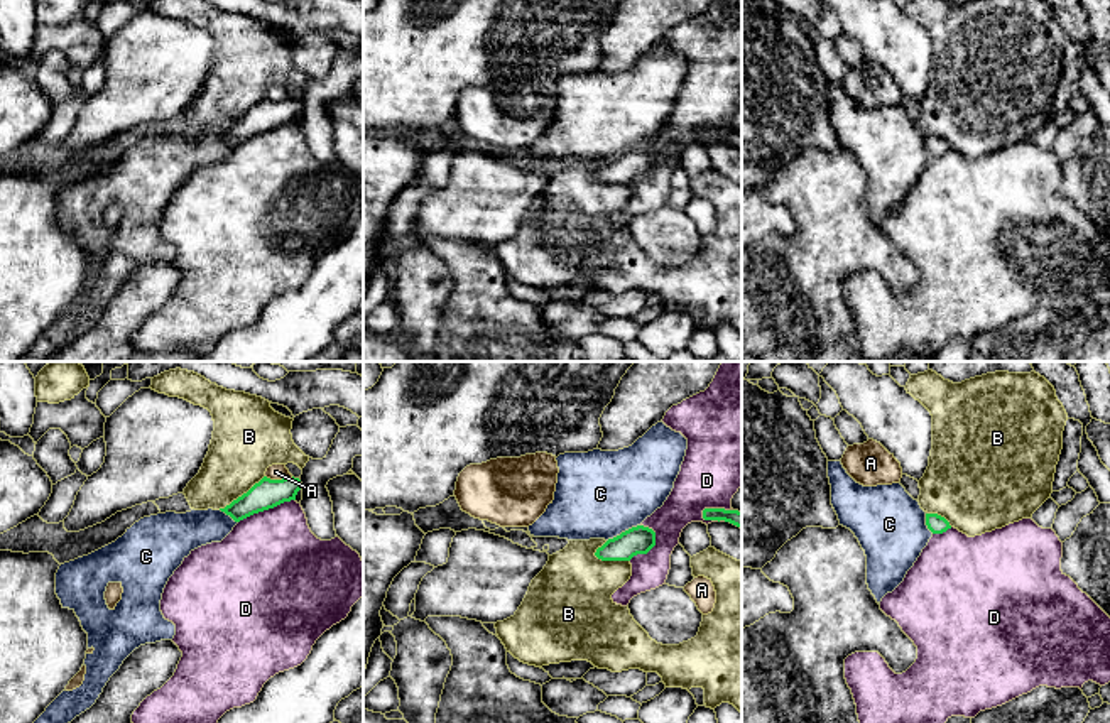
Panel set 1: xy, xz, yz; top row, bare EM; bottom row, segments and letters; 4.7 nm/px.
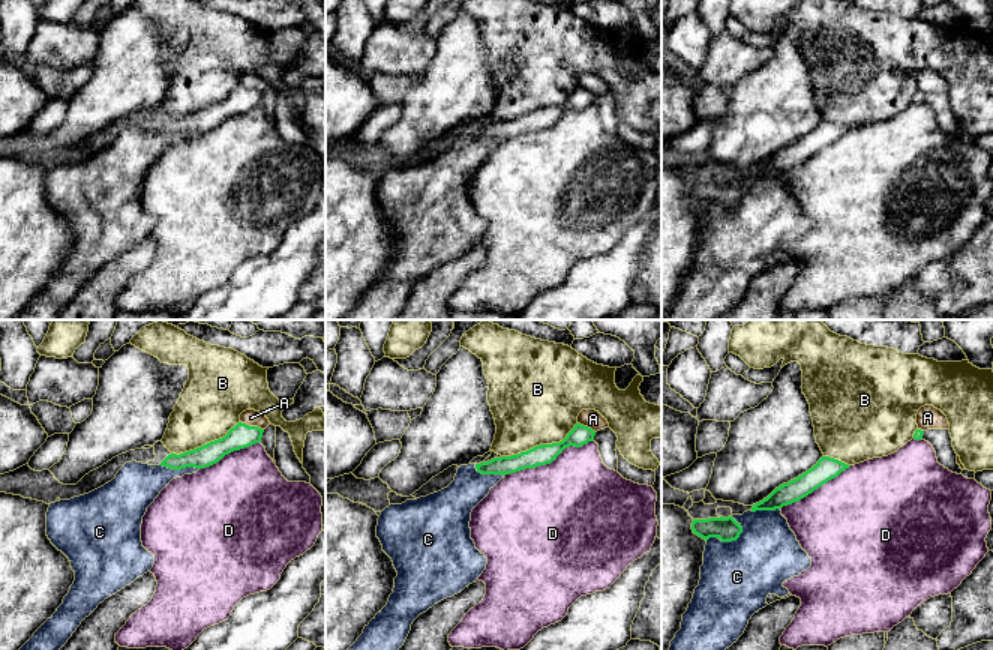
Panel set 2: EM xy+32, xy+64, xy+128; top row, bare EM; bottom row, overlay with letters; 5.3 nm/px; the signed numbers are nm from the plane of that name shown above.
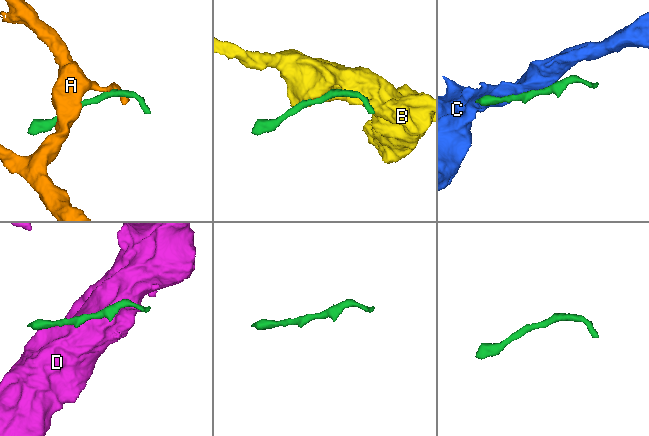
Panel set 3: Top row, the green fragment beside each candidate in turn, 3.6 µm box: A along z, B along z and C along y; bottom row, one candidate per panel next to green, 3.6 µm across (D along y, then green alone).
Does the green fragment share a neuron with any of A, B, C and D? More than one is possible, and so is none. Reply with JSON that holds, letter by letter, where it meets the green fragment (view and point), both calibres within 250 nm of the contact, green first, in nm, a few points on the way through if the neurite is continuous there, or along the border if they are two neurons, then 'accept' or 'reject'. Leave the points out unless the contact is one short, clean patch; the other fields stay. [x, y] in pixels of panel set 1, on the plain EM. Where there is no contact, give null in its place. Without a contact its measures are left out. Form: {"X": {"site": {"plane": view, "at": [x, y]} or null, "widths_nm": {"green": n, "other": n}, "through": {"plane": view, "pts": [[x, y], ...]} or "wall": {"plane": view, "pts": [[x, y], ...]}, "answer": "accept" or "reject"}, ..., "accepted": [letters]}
{"A": {"site": {"plane": "xy", "at": [279, 102]}, "widths_nm": {"green": 140, "other": 80}, "wall": {"plane": "xy", "pts": [[266, 97], [271, 100], [293, 98]]}, "answer": "reject"}, "B": {"site": {"plane": "xz", "at": [612, 181]}, "widths_nm": {"green": 130, "other": 360}, "answer": "accept"}, "C": {"site": {"plane": "xz", "at": [622, 154]}, "widths_nm": {"green": 130, "other": 420}, "answer": "reject"}, "D": {"site": {"plane": "xz", "at": [713, 130]}, "widths_nm": {"green": 80, "other": 340}, "answer": "reject"}, "accepted": ["B"]}

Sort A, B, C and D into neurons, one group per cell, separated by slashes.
A / B / C / D

